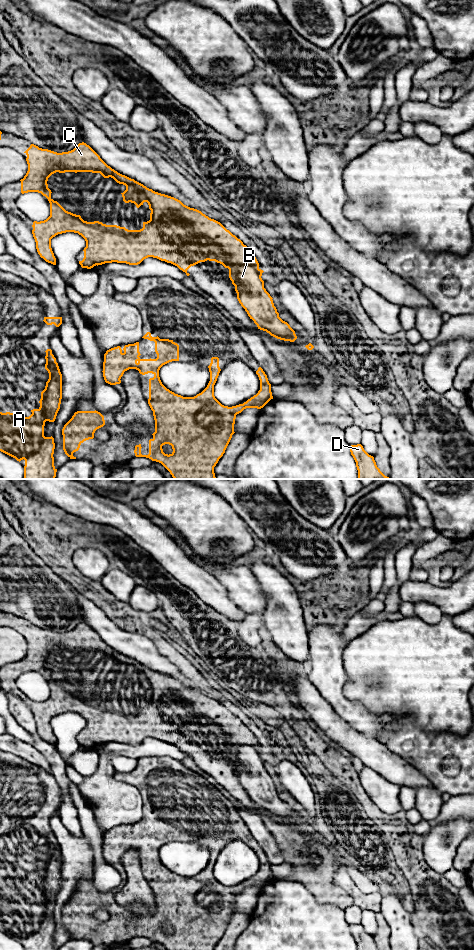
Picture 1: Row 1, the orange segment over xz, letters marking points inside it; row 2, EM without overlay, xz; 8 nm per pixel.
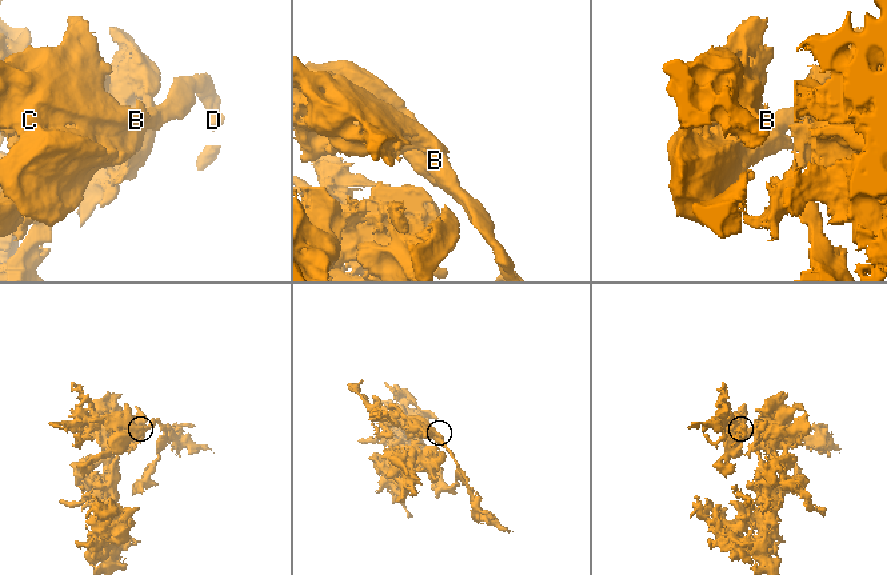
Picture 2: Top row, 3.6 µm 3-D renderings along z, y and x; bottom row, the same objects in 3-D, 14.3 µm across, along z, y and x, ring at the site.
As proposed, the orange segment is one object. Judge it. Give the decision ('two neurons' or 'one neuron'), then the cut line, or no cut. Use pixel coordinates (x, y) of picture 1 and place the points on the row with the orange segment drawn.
two neurons; cut in xz along (258, 267), (233, 265), (228, 268)

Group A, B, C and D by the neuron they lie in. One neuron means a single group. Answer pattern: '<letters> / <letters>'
A C / B D

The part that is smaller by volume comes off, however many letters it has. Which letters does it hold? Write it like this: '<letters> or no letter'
B, D

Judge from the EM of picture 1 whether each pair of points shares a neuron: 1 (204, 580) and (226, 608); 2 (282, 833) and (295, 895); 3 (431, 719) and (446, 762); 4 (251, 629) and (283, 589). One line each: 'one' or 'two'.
1: one
2: two
3: two
4: two

